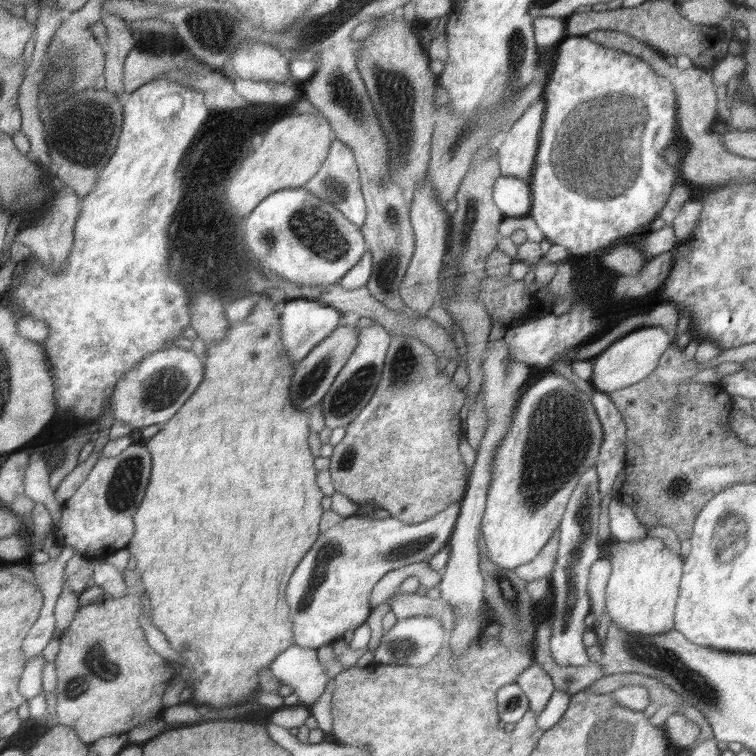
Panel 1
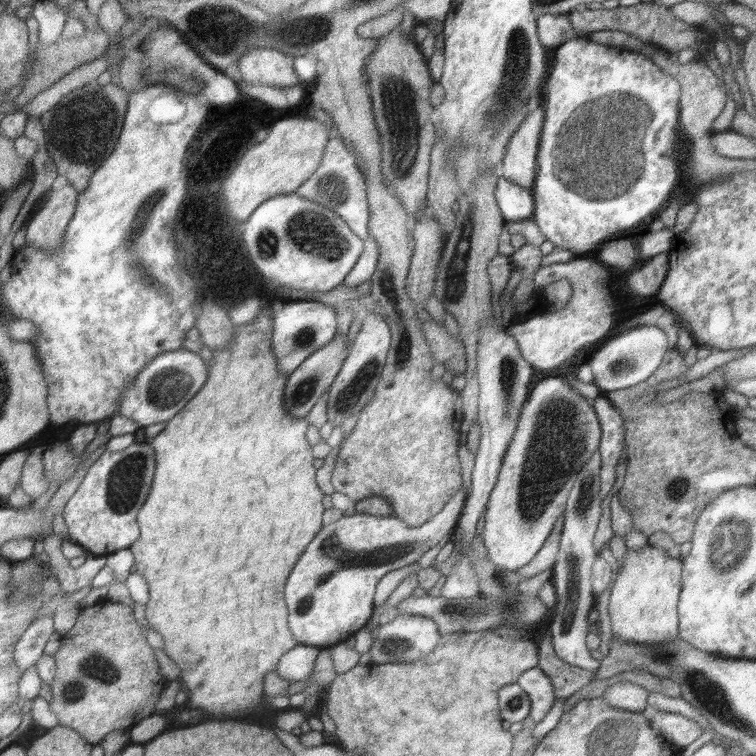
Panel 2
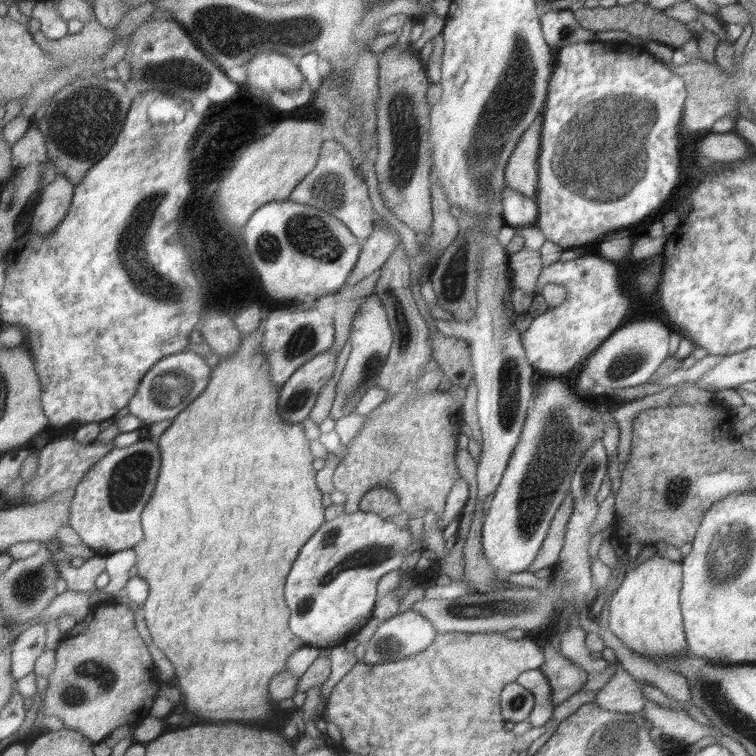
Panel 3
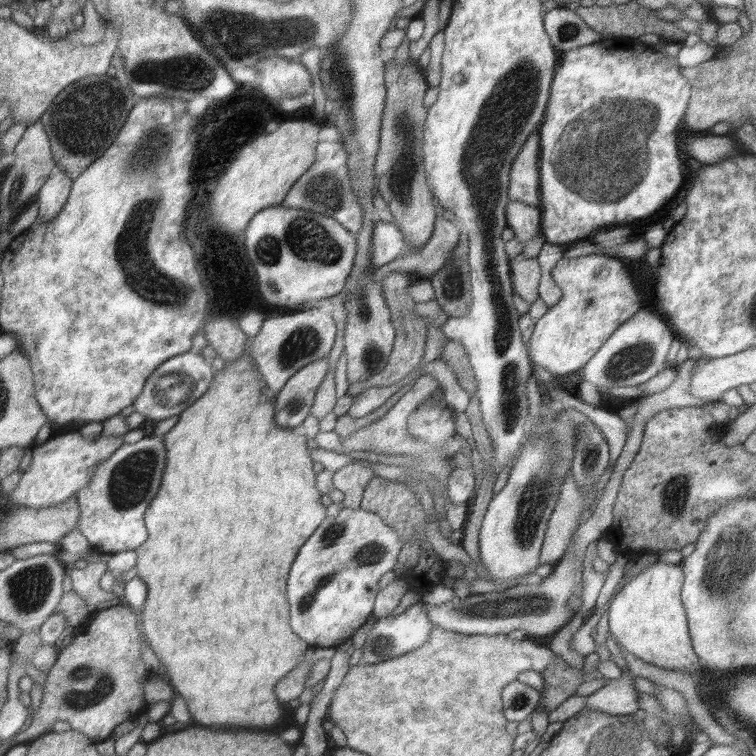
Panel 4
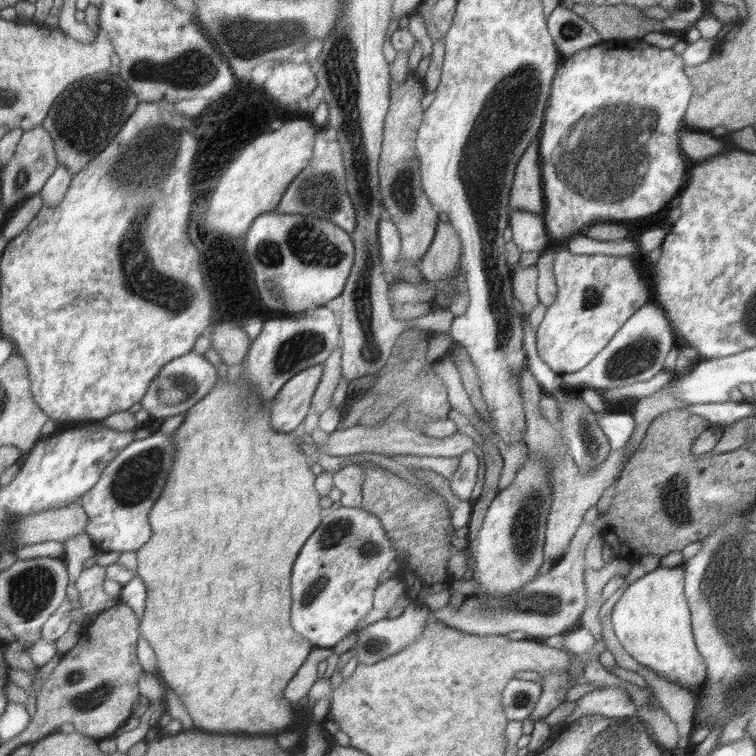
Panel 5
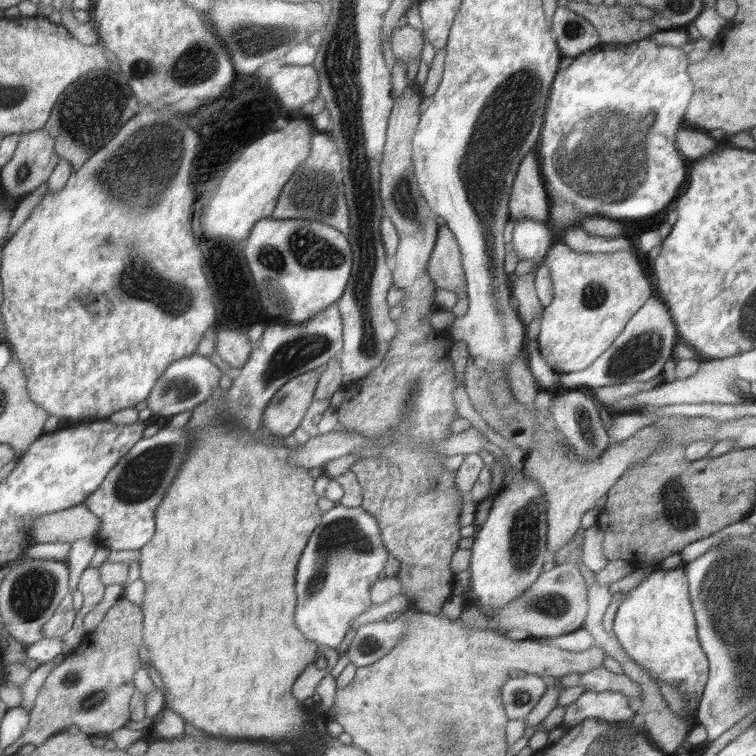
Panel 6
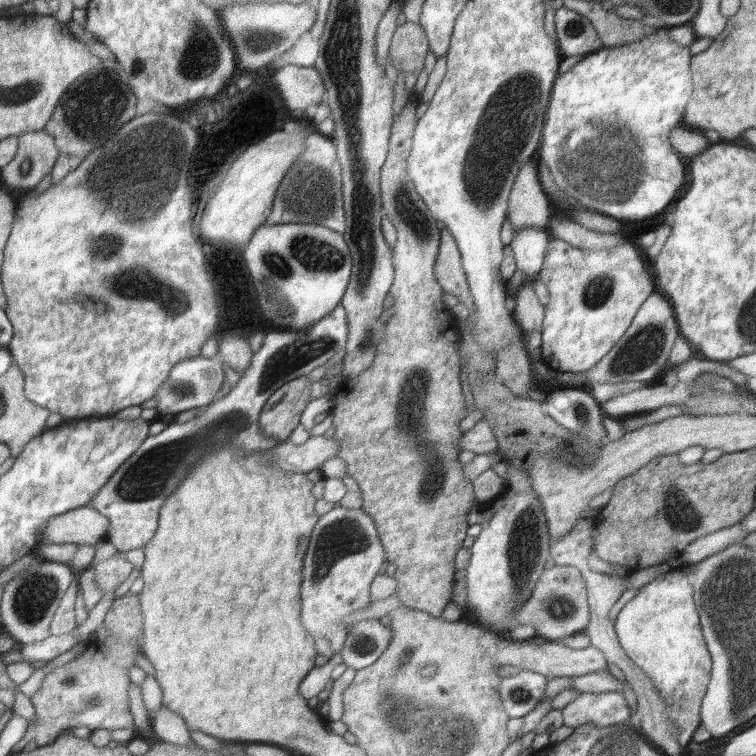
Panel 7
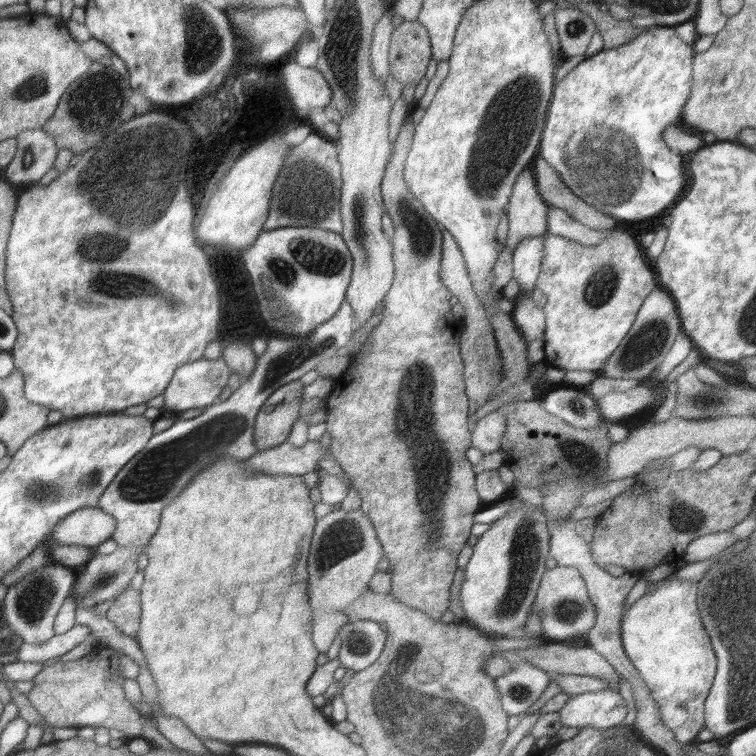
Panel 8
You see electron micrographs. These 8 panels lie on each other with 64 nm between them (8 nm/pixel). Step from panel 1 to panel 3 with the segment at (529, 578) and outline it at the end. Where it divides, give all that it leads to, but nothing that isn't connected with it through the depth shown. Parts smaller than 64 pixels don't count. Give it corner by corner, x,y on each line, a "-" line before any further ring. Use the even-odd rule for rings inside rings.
567,494
564,502
556,511
555,517
547,532
546,538
536,555
536,558
529,564
528,572
535,573
542,568
557,566
559,562
559,554
563,547
563,538
566,534
566,525
570,515
572,514
573,502
571,494

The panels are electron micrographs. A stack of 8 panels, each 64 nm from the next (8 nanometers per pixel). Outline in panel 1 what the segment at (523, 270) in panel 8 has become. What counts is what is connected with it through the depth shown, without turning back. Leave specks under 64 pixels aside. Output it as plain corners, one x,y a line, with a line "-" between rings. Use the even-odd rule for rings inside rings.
501,175
493,188
494,203
505,217
529,217
532,194
529,182
514,176

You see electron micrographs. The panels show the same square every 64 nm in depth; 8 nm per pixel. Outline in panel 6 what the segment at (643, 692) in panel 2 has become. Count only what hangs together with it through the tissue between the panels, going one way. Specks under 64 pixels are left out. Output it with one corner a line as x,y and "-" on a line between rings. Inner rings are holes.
587,691
576,702
567,706
563,724
566,727
574,727
588,718
624,723
630,722
636,712
636,706
620,692

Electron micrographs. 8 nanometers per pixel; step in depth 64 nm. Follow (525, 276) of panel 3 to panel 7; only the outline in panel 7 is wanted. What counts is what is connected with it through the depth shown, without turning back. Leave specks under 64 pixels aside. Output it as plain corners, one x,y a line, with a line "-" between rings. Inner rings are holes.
524,281
522,286
518,287
514,297
516,298
516,308
513,311
514,320
518,321
524,330
525,337
528,338
533,330
541,331
545,307
538,302
535,283

